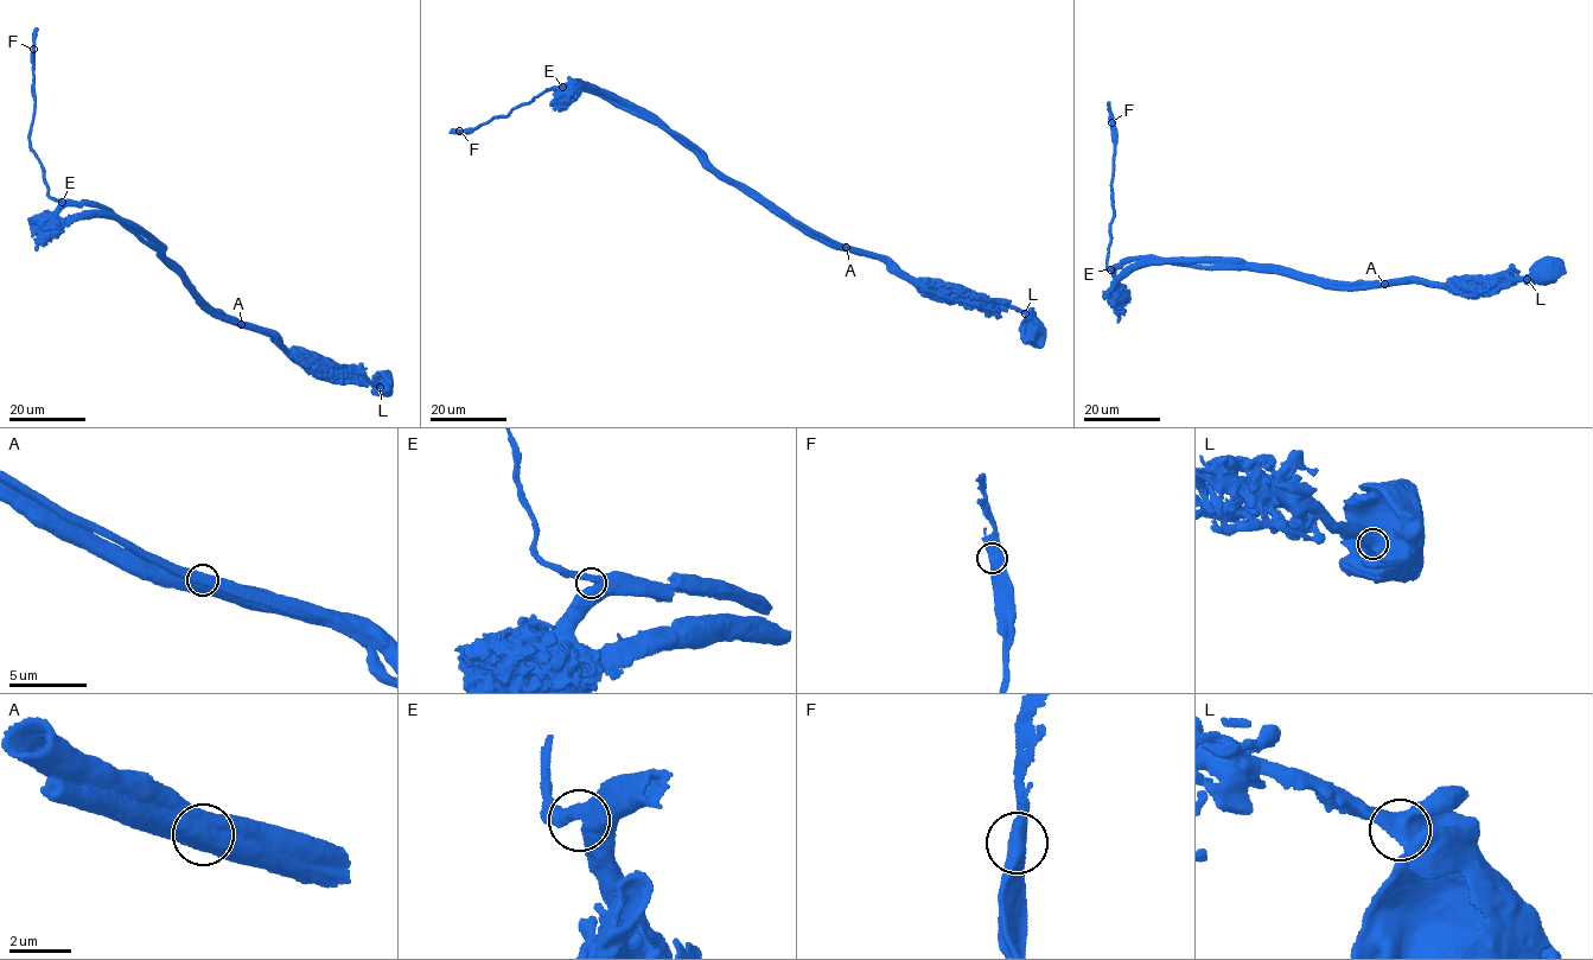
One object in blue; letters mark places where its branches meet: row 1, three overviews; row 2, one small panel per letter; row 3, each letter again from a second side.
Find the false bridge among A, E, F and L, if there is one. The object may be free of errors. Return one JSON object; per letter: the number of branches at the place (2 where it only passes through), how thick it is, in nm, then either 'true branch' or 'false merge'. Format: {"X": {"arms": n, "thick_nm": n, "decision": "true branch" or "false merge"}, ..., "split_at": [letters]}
{"A": {"arms": 2, "thick_nm": 850, "decision": "false merge"}, "E": {"arms": 2, "thick_nm": 480, "decision": "true branch"}, "F": {"arms": 2, "thick_nm": 440, "decision": "true branch"}, "L": {"arms": 2, "thick_nm": 650, "decision": "true branch"}, "split_at": ["A"]}

